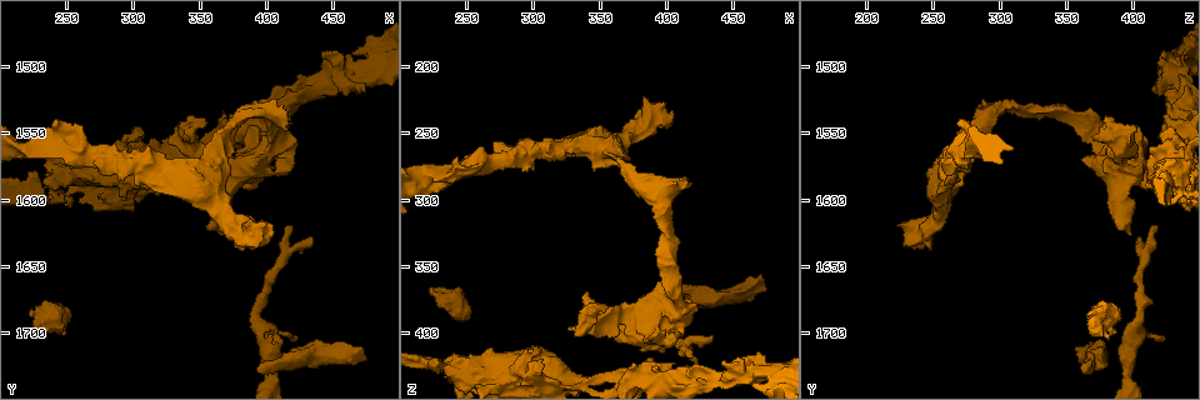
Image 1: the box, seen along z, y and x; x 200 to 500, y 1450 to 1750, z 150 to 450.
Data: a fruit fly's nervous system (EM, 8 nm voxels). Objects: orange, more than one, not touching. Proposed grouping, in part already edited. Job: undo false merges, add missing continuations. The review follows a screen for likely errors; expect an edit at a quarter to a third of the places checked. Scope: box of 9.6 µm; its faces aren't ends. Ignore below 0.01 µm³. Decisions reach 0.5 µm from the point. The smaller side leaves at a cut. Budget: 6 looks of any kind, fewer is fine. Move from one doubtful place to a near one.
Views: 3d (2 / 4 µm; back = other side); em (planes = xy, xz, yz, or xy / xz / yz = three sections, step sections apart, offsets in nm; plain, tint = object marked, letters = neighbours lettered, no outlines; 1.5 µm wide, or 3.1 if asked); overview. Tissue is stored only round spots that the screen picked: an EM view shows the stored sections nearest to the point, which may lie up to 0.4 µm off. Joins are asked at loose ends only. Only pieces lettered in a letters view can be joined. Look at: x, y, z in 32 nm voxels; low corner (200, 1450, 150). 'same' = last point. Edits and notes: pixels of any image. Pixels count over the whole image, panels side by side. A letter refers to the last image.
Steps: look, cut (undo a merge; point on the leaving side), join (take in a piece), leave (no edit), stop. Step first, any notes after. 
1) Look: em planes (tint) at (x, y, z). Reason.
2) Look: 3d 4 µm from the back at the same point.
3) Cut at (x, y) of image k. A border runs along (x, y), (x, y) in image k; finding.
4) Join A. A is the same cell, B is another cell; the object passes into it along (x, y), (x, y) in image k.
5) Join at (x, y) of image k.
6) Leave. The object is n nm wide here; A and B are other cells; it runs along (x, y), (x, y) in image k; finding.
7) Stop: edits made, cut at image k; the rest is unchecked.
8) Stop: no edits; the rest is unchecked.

Look: 3d 4 µm at (222, 1686, 368). An open end.

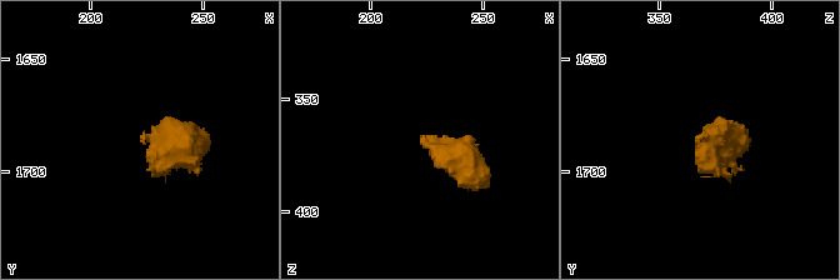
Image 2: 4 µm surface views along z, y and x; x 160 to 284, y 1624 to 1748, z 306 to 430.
Look: em planes (letters) at (222, 1687, 368).

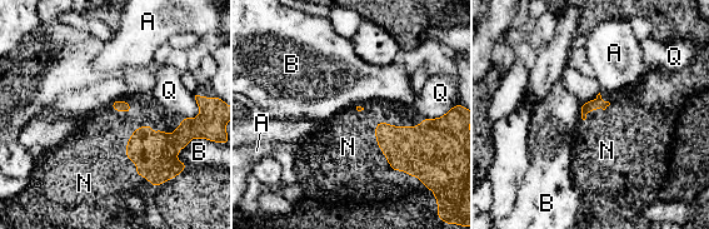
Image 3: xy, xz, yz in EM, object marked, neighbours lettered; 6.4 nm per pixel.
Join N. N is the same cell, A, B and Q are other cells; the object passes into it along (155, 155), (136, 129), (100, 143) in image 3; it goes on there.

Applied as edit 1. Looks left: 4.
Look: overview.

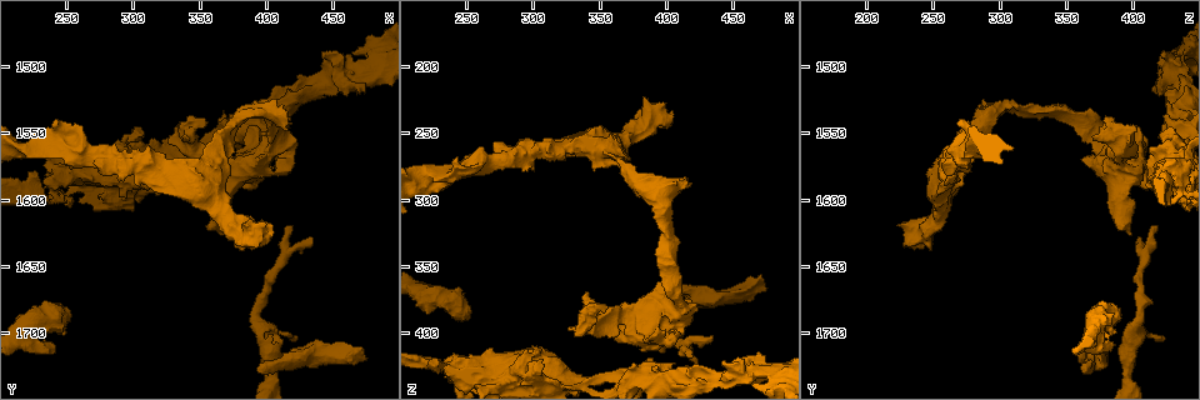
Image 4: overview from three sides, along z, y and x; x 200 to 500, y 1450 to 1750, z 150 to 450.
Look: em 3.1 µm yz step 8 (tint) at (392, 1728, 364). An open end.

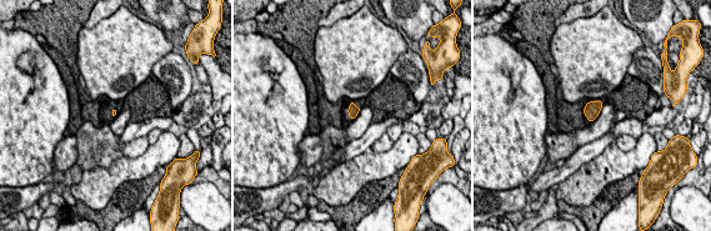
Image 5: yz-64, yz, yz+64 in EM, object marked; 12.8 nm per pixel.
Look: em 3.1 µm planes (letters) at the same point. Another direction.

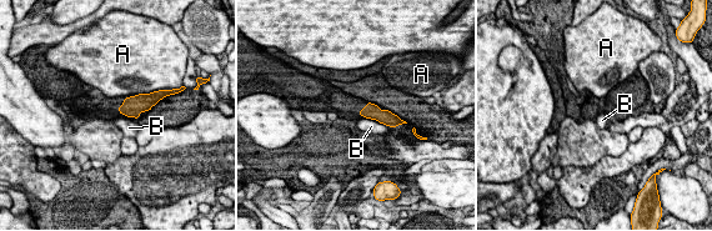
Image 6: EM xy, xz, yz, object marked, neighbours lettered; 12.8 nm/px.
Leave. The longest contact is with B, 380 nm; A and B are other cells; a border runs along (364, 116), (390, 126) in image 6; none of them fits.

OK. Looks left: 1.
Stop: edits made, join at image 3; the rest is unchecked.

